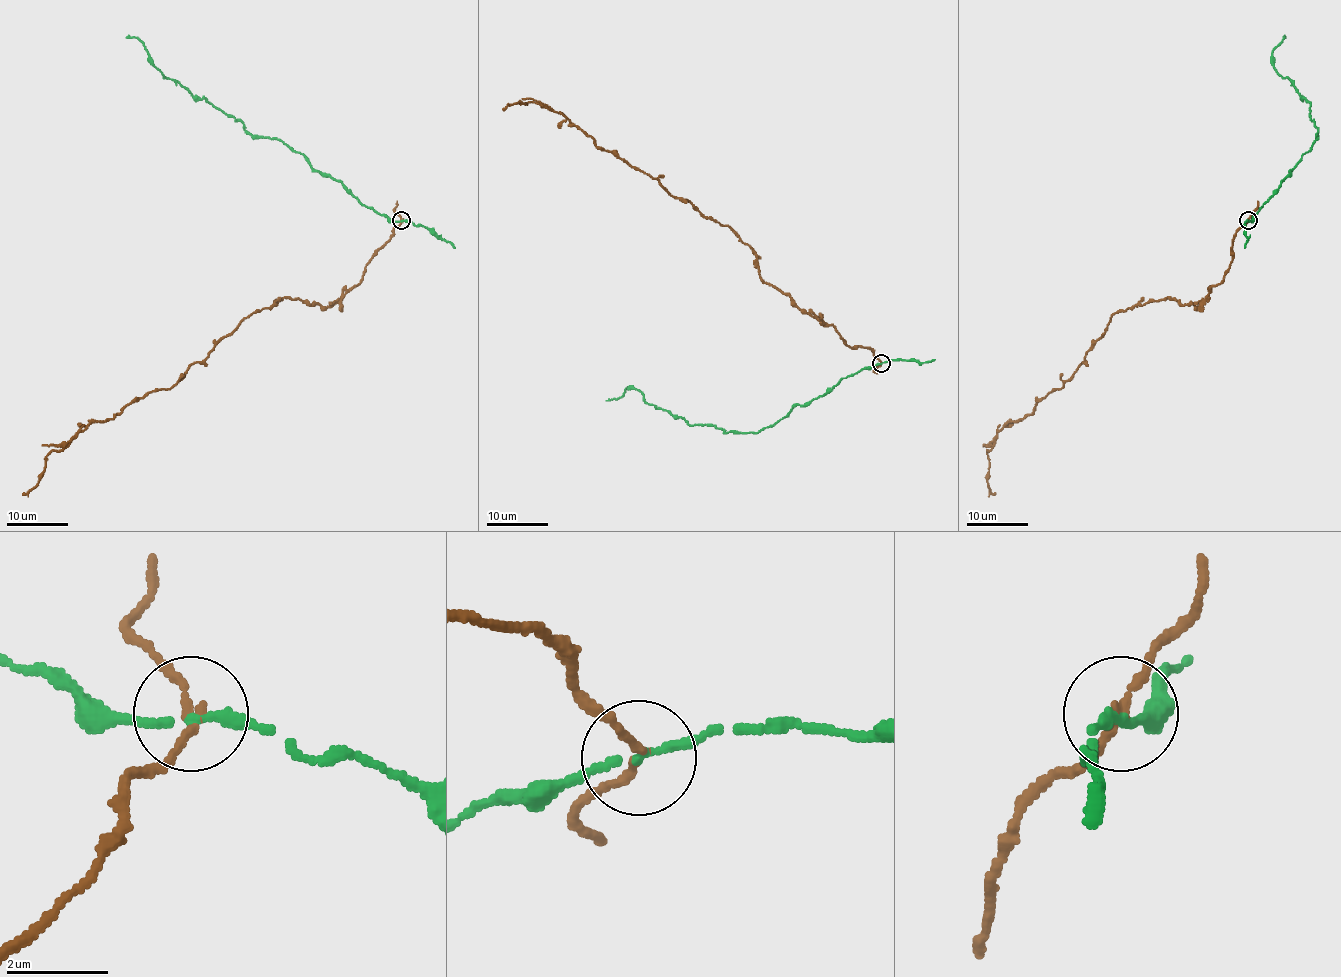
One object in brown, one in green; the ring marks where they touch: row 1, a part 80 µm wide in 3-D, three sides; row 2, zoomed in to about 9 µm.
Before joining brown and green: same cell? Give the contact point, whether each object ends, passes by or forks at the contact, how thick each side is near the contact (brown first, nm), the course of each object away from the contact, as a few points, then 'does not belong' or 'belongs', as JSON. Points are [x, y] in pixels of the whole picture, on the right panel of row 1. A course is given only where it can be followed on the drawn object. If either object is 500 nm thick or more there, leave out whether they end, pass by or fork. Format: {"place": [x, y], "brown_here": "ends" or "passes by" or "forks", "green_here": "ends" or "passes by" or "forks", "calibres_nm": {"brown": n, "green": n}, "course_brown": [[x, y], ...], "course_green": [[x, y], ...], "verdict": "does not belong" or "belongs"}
{"place": [1248, 220], "brown_here": "passes by", "green_here": "passes by", "calibres_nm": {"brown": 150, "green": 150}, "course_brown": [[1249, 220], [1224, 278], [1199, 304], [1167, 298], [1117, 311], [1063, 385], [998, 431], [988, 450], [995, 494]], "course_green": [[1249, 220], [1318, 138], [1310, 119], [1310, 104], [1272, 62], [1272, 51], [1286, 36]], "verdict": "does not belong"}

